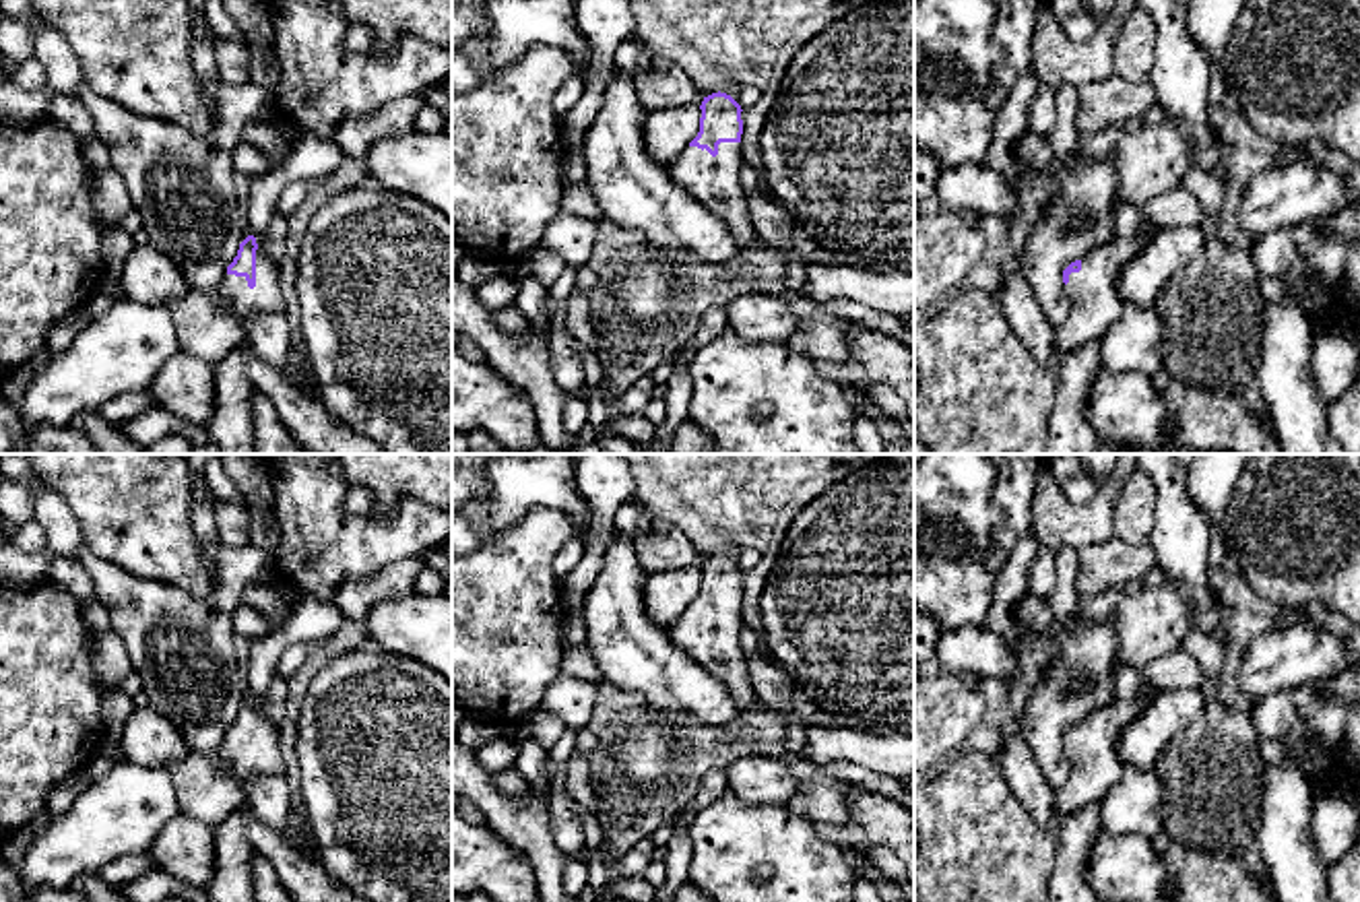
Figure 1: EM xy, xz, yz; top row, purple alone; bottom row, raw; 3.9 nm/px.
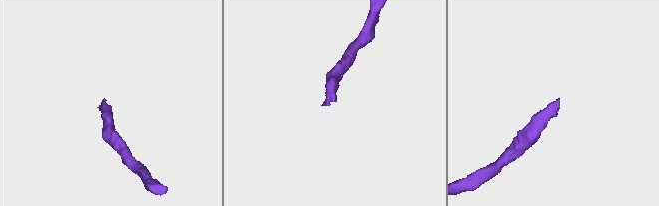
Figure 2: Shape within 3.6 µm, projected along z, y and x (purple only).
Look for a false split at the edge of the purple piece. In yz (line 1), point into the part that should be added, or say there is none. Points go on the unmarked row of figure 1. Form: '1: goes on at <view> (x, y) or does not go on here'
1: goes on at yz (1094, 764)

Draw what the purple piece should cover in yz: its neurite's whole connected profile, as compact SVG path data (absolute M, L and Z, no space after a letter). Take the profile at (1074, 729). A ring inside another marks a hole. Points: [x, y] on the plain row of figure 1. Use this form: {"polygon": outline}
{"polygon": "M1141 681L1137 698L1114 696L1063 733L1069 778L1055 791L1055 809L1061 817L1102 801L1119 784L1125 768L1119 755L1121 735L1158 694Z"}

